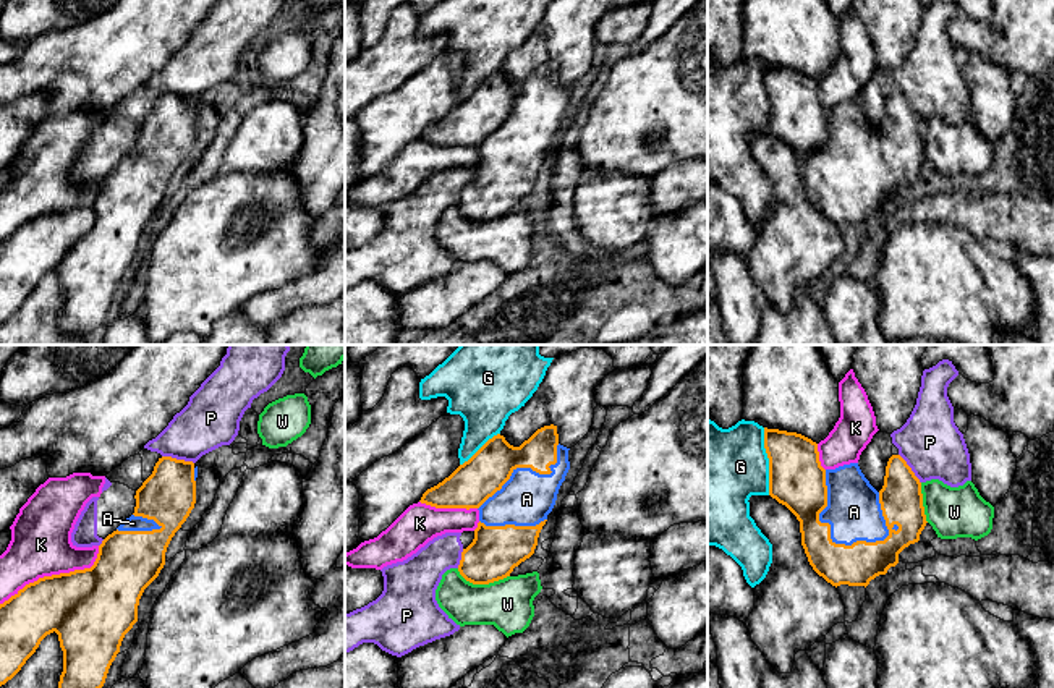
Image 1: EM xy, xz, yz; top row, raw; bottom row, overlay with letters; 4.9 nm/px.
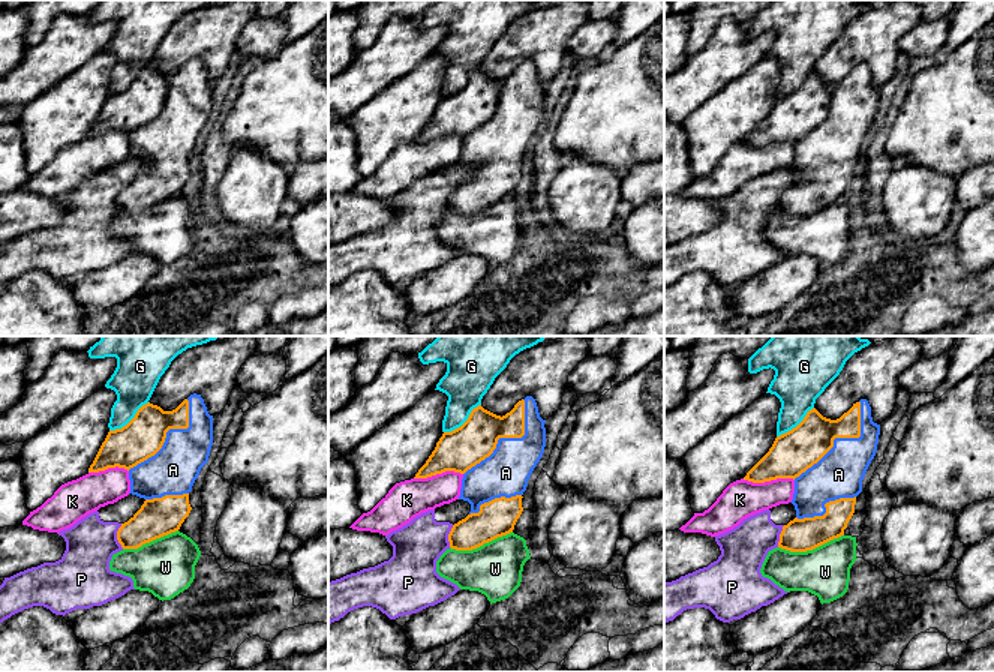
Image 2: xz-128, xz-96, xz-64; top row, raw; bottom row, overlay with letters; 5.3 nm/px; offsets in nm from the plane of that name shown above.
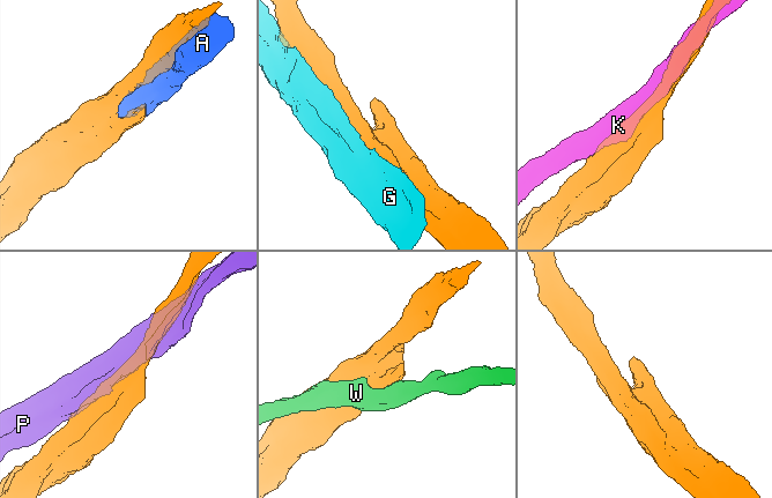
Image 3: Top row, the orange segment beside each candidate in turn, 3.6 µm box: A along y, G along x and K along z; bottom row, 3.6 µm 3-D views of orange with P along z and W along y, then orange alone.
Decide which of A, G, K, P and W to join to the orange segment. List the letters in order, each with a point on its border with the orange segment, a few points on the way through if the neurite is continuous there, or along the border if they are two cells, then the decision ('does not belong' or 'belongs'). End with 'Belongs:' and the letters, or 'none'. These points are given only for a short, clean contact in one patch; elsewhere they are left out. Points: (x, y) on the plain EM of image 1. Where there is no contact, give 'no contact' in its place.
A: contact yz (829, 175); belongs
G: contact yz (769, 99); does not belong
K: contact xy (55, 212); does not belong
P: contact xy (178, 97); does not belong
W: contact xz (483, 220); does not belong
Belongs: A

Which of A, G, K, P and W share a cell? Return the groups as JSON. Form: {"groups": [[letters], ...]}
{"groups": [["A"], ["G"], ["K"], ["P"], ["W"]]}

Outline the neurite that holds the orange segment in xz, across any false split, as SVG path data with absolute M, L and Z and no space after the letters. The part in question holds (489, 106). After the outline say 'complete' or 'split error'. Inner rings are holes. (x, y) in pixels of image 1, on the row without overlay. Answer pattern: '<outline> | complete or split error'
M554 62L538 66L520 84L497 71L423 131L419 139L436 146L479 147L474 176L458 202L466 219L504 217L534 191L570 107L568 87L559 81Z | split error

